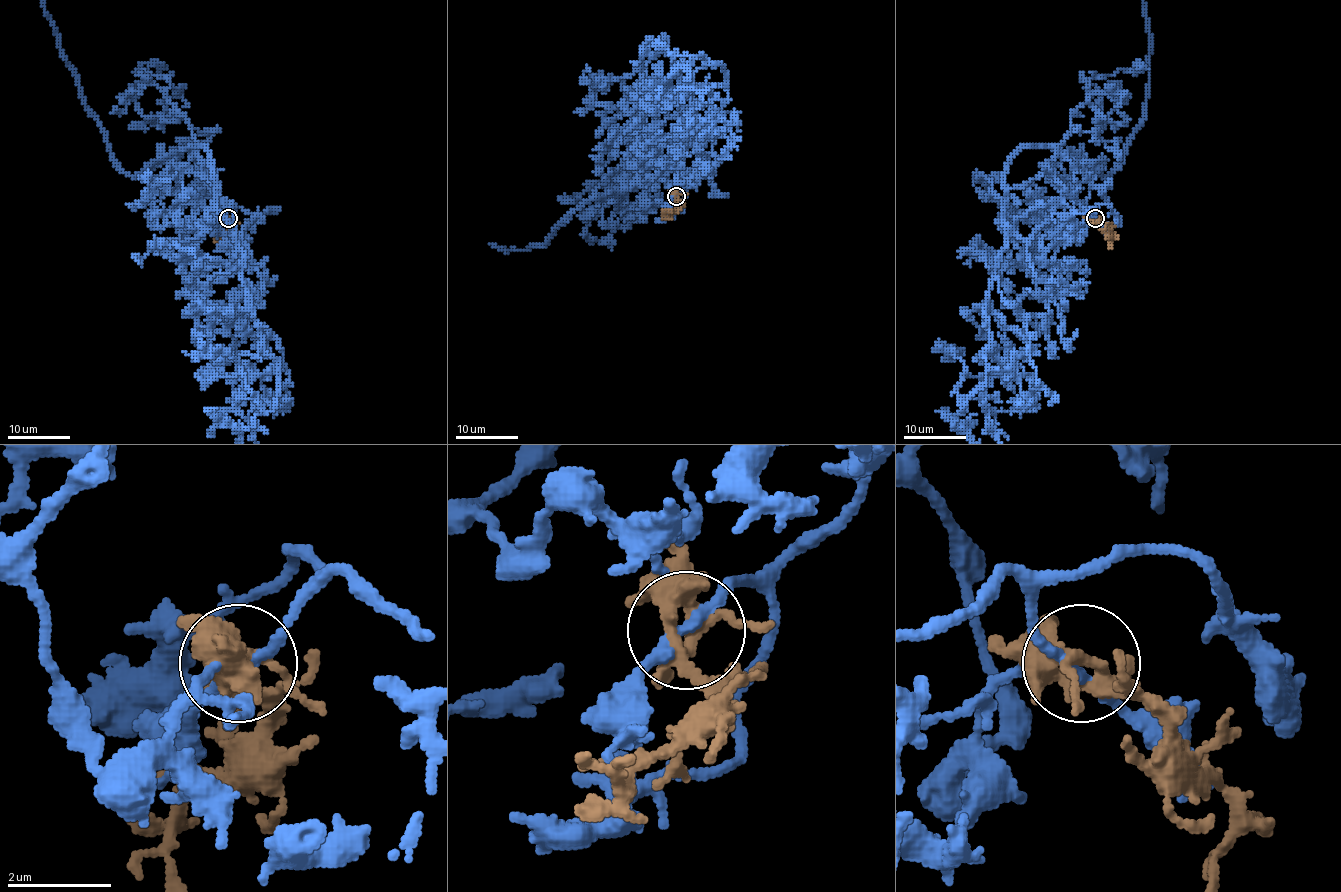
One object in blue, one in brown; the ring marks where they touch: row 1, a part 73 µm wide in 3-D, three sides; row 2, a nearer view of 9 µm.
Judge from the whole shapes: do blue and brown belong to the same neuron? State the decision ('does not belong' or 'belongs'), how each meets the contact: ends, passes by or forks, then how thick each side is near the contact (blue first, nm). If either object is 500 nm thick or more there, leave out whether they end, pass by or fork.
does not belong | blue forks | brown forks | 170/280 nm

